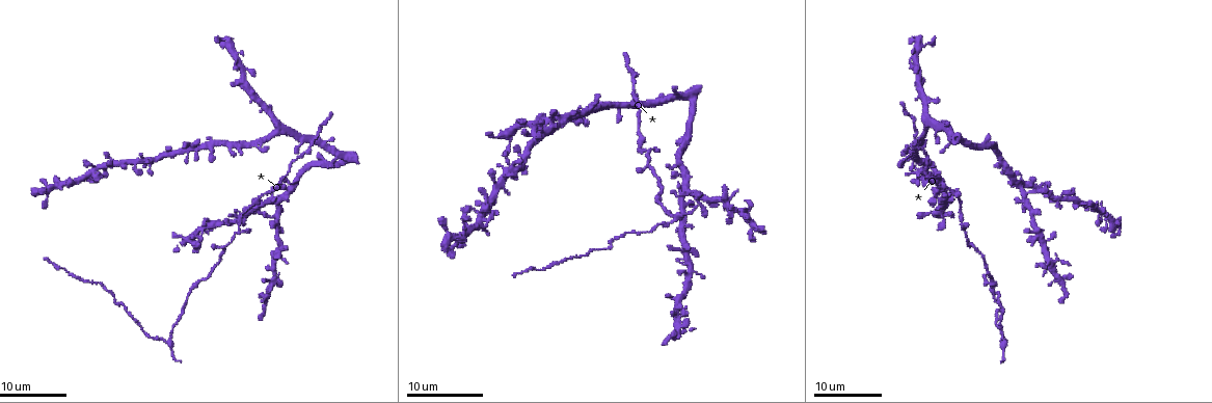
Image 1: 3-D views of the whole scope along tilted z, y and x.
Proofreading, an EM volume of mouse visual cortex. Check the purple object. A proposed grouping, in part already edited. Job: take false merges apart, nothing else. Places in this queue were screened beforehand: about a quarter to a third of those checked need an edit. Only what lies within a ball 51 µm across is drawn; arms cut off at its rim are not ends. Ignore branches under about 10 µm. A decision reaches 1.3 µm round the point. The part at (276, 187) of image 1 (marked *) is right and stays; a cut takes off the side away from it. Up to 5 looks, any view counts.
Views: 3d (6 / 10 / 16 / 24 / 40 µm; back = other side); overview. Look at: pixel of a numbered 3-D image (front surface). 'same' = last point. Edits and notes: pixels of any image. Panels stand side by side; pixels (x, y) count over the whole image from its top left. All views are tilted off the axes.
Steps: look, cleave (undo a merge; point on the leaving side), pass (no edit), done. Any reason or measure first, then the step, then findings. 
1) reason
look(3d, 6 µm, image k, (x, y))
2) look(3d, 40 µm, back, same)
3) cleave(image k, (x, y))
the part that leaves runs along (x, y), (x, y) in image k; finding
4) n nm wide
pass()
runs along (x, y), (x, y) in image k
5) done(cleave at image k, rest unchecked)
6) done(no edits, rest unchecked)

sudden change in width
look(3d, 24 µm, image 1, (960, 199))

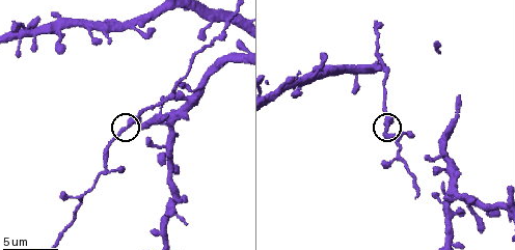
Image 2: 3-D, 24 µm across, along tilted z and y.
look(3d, 10 µm, image 2, (123, 129))

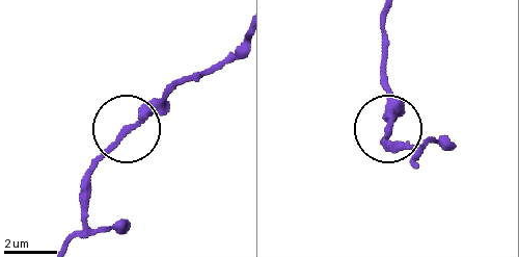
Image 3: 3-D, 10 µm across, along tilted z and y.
pass()
runs along (235, 51), (171, 84), (86, 176) in image 3; continuous, no second neuron

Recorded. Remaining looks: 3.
thick turns thin
look(3d, 24 µm, image 1, (992, 290))

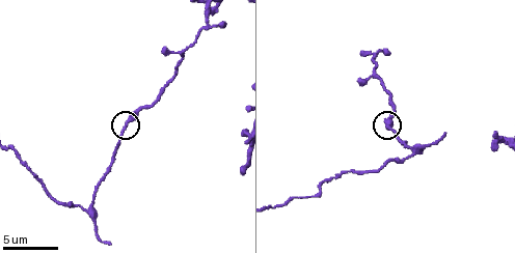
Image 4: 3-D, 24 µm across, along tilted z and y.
look(3d, 6 µm, image 4, (126, 124))

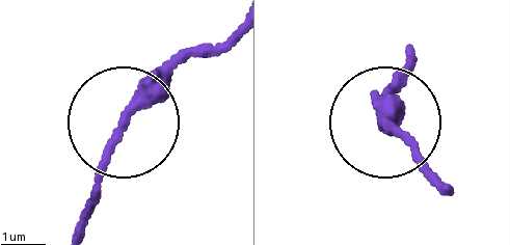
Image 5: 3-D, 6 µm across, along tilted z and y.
pass()
continuous, no second neuron

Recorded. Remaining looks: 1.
done(no edits, rest unchecked)

